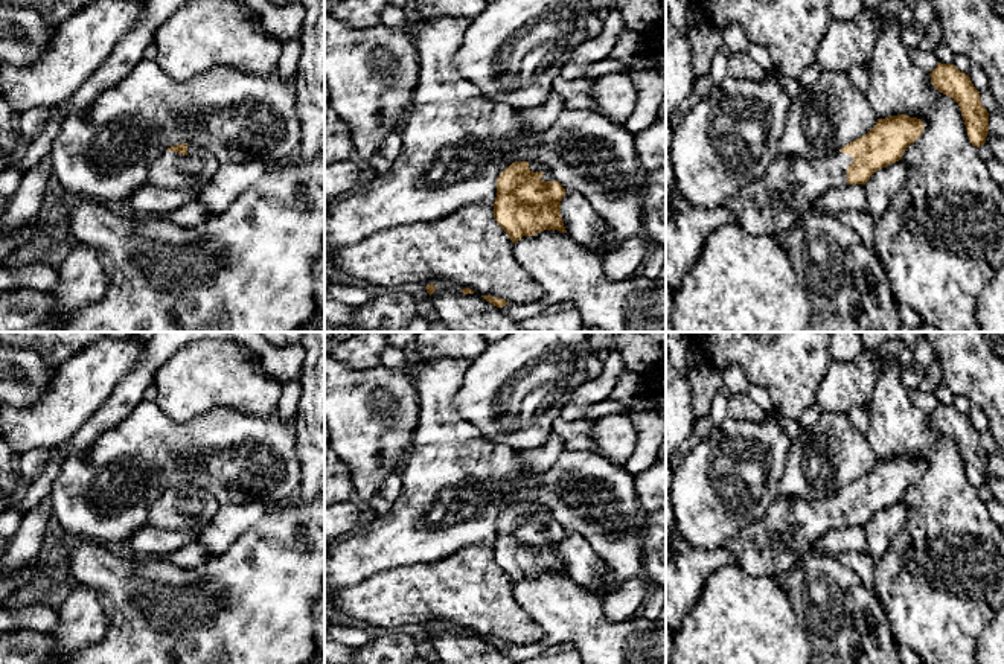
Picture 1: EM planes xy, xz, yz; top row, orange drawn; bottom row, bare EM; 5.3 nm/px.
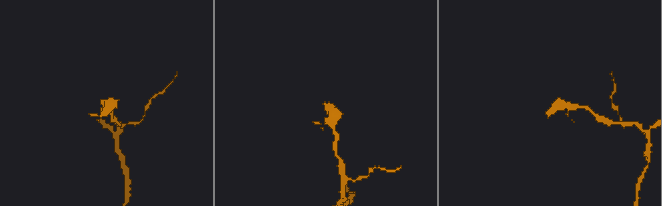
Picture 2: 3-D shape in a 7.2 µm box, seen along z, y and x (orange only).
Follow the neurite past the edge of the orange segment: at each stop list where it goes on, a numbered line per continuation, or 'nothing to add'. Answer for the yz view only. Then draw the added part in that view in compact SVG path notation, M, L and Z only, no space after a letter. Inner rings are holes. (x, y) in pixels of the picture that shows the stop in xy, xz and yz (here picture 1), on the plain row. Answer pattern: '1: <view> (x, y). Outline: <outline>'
1: yz (785, 533). Outline: M836 492L826 498L809 500L803 496L777 496L763 515L750 522L736 538L724 542L737 565L750 576L775 576L788 573L798 560L814 550L814 544L835 528L847 527L847 507L853 498Z

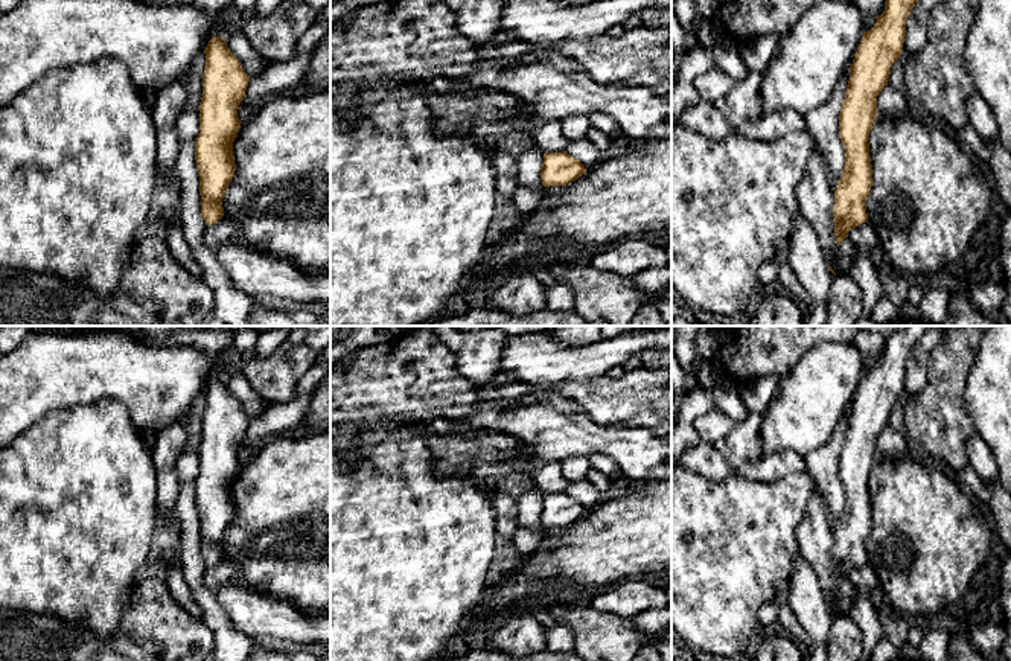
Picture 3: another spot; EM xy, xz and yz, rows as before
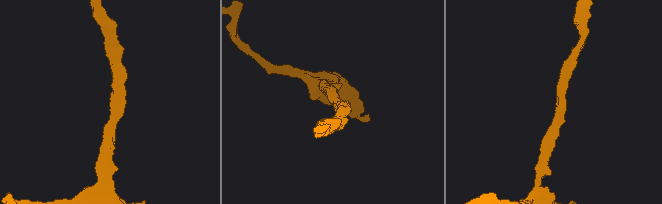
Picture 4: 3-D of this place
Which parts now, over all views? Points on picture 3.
nothing to add

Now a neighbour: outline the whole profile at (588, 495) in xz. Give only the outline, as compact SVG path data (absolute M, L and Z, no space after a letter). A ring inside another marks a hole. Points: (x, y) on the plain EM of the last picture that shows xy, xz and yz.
M588 480L569 483L565 492L579 501L586 510L592 510L604 500L600 490Z

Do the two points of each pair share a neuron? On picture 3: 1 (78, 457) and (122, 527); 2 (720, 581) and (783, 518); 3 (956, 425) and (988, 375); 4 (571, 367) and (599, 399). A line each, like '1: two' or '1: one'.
1: one
2: one
3: two
4: two

